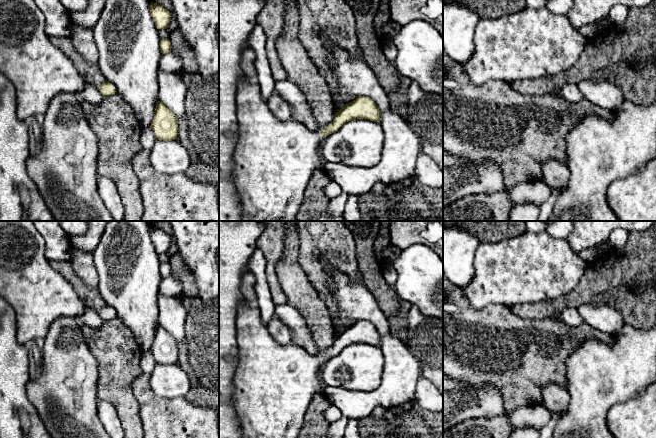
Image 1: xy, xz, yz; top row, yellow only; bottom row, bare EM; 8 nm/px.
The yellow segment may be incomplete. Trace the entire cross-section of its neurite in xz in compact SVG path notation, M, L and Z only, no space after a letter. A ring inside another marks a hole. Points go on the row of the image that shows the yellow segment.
M247 76L240 77L236 91L238 132L237 143L233 151L232 179L240 199L242 221L297 221L297 214L304 199L308 181L314 171L318 168L324 168L326 163L319 156L319 144L322 139L351 120L364 119L380 122L380 114L381 111L373 99L361 96L337 112L333 121L325 129L320 132L311 131L294 118L281 121L275 117L263 100L258 83Z

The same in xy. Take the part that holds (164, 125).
M160 101L156 104L150 127L156 140L171 141L177 139L178 118Z

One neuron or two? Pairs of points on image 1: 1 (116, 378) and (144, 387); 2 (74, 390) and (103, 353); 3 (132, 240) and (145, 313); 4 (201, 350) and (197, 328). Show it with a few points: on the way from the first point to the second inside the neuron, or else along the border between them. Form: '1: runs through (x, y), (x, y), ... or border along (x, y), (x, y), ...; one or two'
1: border along (142, 372), (131, 386), (138, 405); two
2: border along (85, 341), (97, 363), (97, 385); two
3: runs through (132, 258), (133, 295); one
4: runs through (201, 345), (201, 333); one

